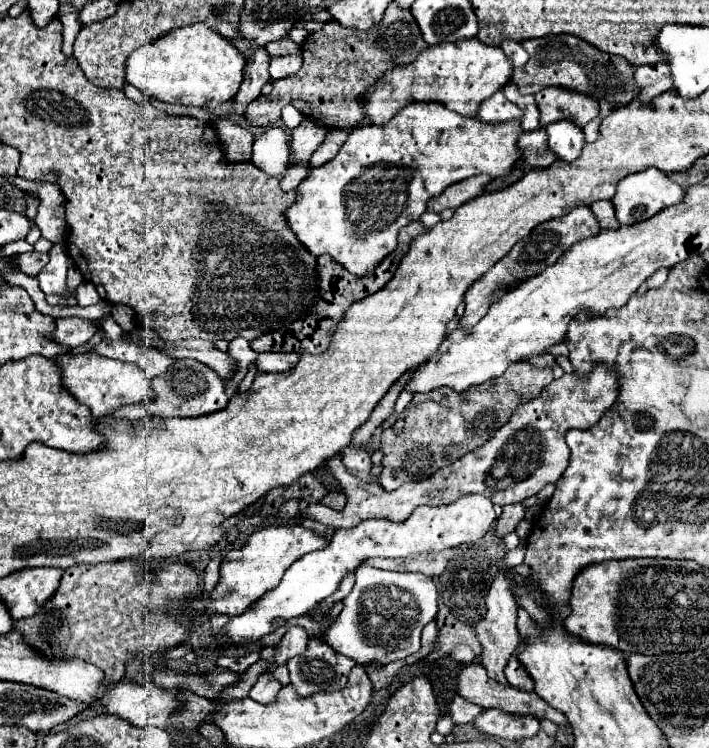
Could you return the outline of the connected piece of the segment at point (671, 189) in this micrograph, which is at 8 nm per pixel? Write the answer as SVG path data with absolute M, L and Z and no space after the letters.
M647 168L643 172L629 174L629 178L623 178L617 184L617 194L613 196L611 202L615 206L615 214L617 214L617 220L621 222L621 226L631 226L631 224L637 224L637 222L643 222L643 220L655 216L657 212L661 212L667 206L683 202L683 198L685 198L685 190L677 182L669 180L669 176L665 176L661 170Z

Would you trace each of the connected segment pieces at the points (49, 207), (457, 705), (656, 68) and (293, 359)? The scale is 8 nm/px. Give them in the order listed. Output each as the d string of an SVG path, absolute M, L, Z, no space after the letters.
M19 176L9 177L8 180L19 189L37 191L41 197L37 210L36 224L42 237L53 243L64 242L69 234L65 220L65 198L61 190L54 184L29 181Z
M455 696L449 706L449 716L451 716L453 724L471 724L479 716L479 712L483 712L481 706L465 702L465 698L461 698L461 696Z
M667 64L639 66L637 72L635 72L635 80L641 86L641 94L637 94L637 98L641 102L649 102L651 98L655 98L655 96L663 94L665 90L669 90L671 84L673 84Z
M263 352L257 358L257 368L261 372L287 372L299 362L299 354L283 354L283 352Z

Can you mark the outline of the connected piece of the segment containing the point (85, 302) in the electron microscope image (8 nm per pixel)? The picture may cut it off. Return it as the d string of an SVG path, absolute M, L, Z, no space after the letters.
M81 282L77 286L77 304L79 306L91 306L91 304L97 304L97 302L101 302L97 288L91 286L91 282Z

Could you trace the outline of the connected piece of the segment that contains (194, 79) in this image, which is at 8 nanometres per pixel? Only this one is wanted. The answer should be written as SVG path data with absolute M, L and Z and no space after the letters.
M199 22L173 28L169 34L135 50L127 58L125 82L139 88L150 103L156 99L169 104L215 108L237 94L245 62L245 56L227 38Z

